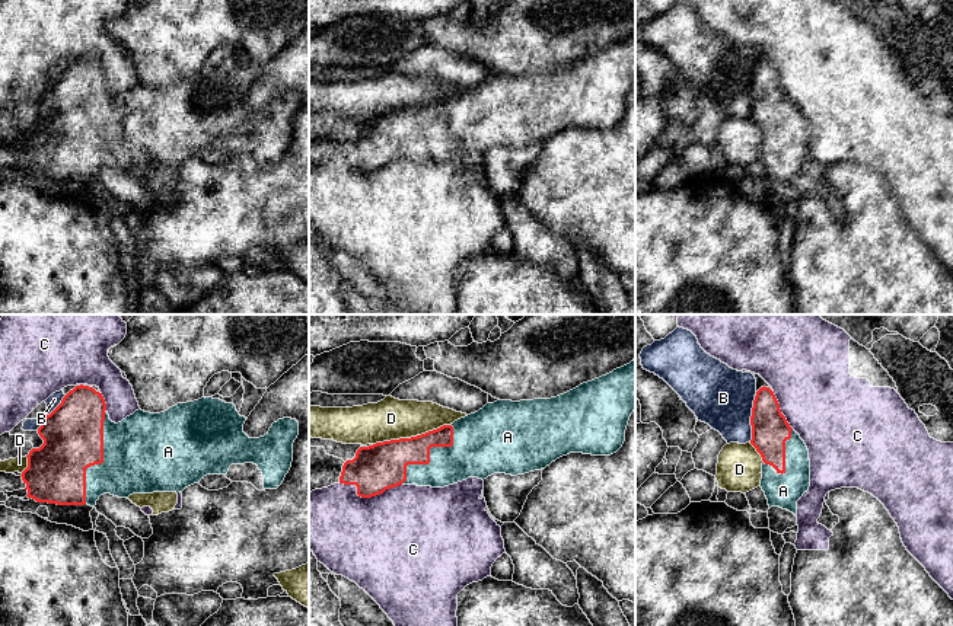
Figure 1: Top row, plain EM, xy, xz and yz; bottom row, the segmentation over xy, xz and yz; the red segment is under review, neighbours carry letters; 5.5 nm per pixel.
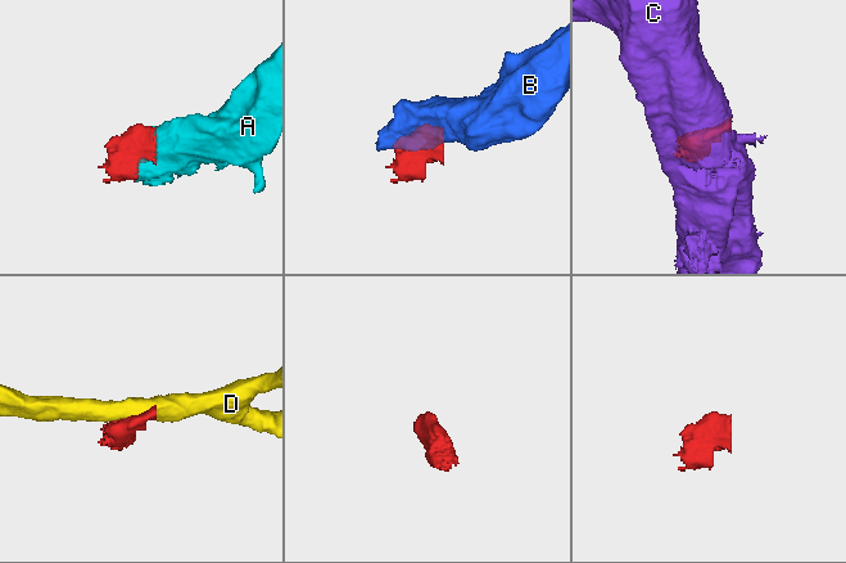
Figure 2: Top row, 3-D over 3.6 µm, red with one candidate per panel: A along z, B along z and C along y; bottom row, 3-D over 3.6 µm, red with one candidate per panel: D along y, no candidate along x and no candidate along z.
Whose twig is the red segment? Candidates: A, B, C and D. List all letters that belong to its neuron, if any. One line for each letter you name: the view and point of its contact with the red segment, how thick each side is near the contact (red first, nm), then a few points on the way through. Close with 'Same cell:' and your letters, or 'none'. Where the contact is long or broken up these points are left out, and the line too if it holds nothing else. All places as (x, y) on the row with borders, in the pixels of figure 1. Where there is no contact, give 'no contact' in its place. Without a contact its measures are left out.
A: meets red in xy at (102, 460); 340 nm thick on the red side, 440 nm on the other
Same cell: A

